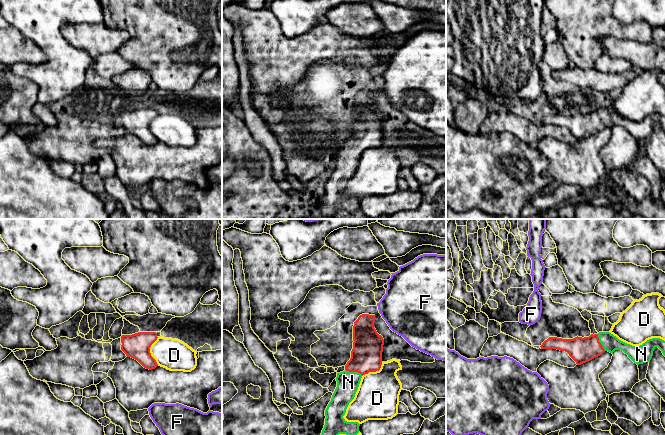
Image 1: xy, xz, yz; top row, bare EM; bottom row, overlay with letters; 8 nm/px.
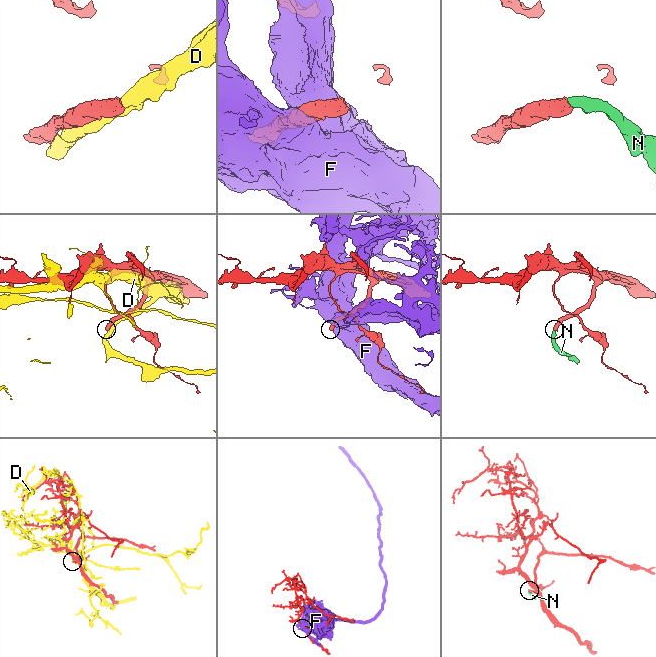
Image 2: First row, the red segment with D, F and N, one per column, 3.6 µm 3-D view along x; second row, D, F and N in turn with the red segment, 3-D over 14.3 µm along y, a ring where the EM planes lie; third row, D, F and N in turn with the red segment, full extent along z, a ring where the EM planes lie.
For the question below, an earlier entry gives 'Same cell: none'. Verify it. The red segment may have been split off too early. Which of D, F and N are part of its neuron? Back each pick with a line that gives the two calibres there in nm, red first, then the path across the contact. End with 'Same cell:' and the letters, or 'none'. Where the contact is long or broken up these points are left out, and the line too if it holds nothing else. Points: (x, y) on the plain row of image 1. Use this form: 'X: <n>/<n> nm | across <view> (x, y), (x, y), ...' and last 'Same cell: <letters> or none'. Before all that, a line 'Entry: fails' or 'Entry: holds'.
Entry: fails
N: 260/180 nm | across xz (366, 132), (354, 147), (348, 158)
Same cell: N

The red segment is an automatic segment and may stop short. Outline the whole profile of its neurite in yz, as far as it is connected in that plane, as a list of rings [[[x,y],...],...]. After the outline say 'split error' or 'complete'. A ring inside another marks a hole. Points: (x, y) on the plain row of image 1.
[[[599,108],[584,114],[577,112],[573,115],[549,113],[540,123],[565,127],[577,141],[586,139],[605,127],[613,130],[615,126],[621,126],[637,141],[650,138],[656,123],[665,132],[665,117],[660,114],[652,114],[640,122],[632,122],[619,116],[610,108]]] | split error

